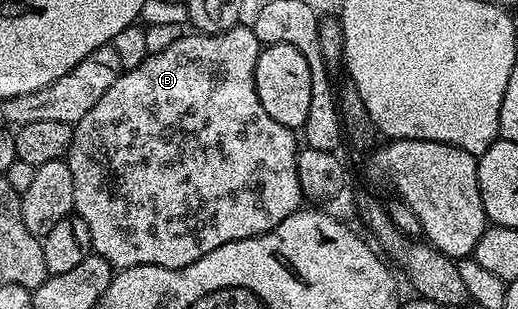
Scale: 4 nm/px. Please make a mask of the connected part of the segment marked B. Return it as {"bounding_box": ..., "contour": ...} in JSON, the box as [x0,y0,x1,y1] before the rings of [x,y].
{"bounding_box":[66,25,302,269],"contour":[[[237,25],[226,33],[217,35],[185,33],[161,52],[148,54],[137,68],[121,73],[118,81],[114,81],[114,85],[110,85],[110,89],[106,89],[106,94],[98,100],[98,105],[94,105],[94,109],[90,109],[86,117],[74,124],[72,144],[66,156],[70,177],[74,177],[72,205],[75,214],[80,215],[82,221],[86,221],[86,229],[90,229],[93,252],[101,255],[112,268],[123,269],[138,265],[158,265],[170,269],[189,267],[191,263],[206,257],[206,253],[222,245],[255,235],[265,235],[282,221],[286,221],[286,217],[301,210],[302,196],[296,164],[297,132],[286,125],[278,125],[278,121],[274,121],[274,117],[270,117],[270,113],[262,109],[262,101],[258,101],[256,66],[261,50],[262,45],[251,27]]]}

